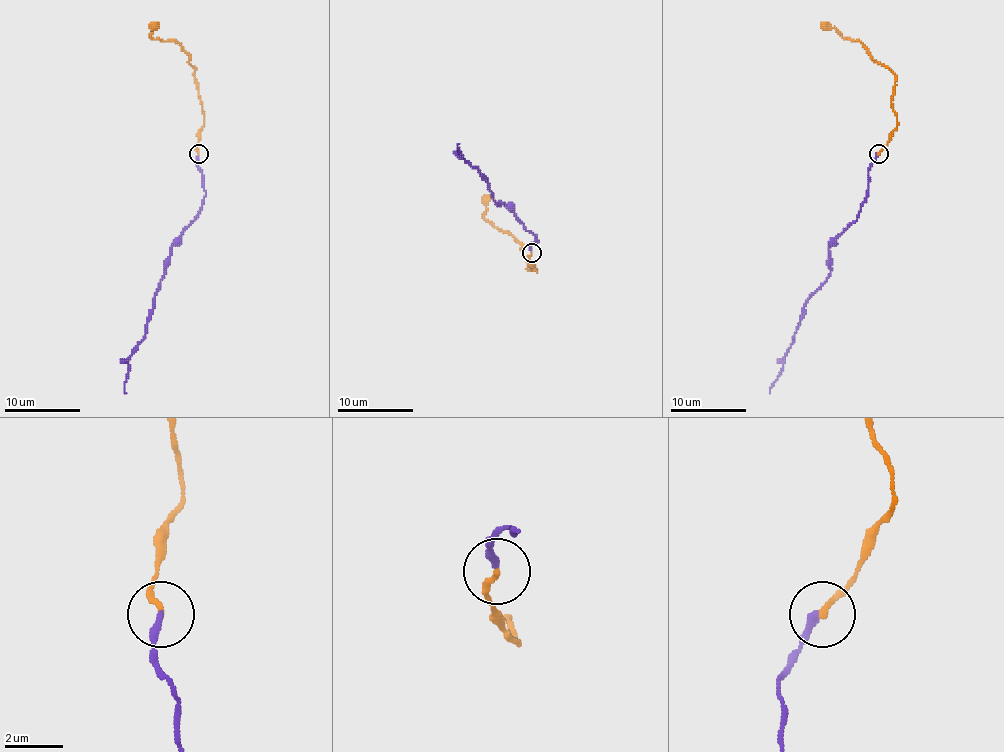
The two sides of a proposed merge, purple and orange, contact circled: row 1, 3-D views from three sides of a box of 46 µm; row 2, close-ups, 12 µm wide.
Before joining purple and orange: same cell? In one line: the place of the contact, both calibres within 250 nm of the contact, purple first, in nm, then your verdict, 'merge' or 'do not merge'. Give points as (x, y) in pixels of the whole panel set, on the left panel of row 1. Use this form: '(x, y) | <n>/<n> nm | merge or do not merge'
(198, 153) | 240/200 nm | merge

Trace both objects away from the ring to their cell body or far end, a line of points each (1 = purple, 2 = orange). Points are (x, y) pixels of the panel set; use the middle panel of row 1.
1: (531, 252), (533, 242), (539, 240), (503, 202), (499, 204), (480, 170), (461, 157), (459, 144)
2: (531, 253), (531, 265), (537, 270), (533, 265), (527, 269), (522, 246), (510, 234), (484, 217), (489, 195)

